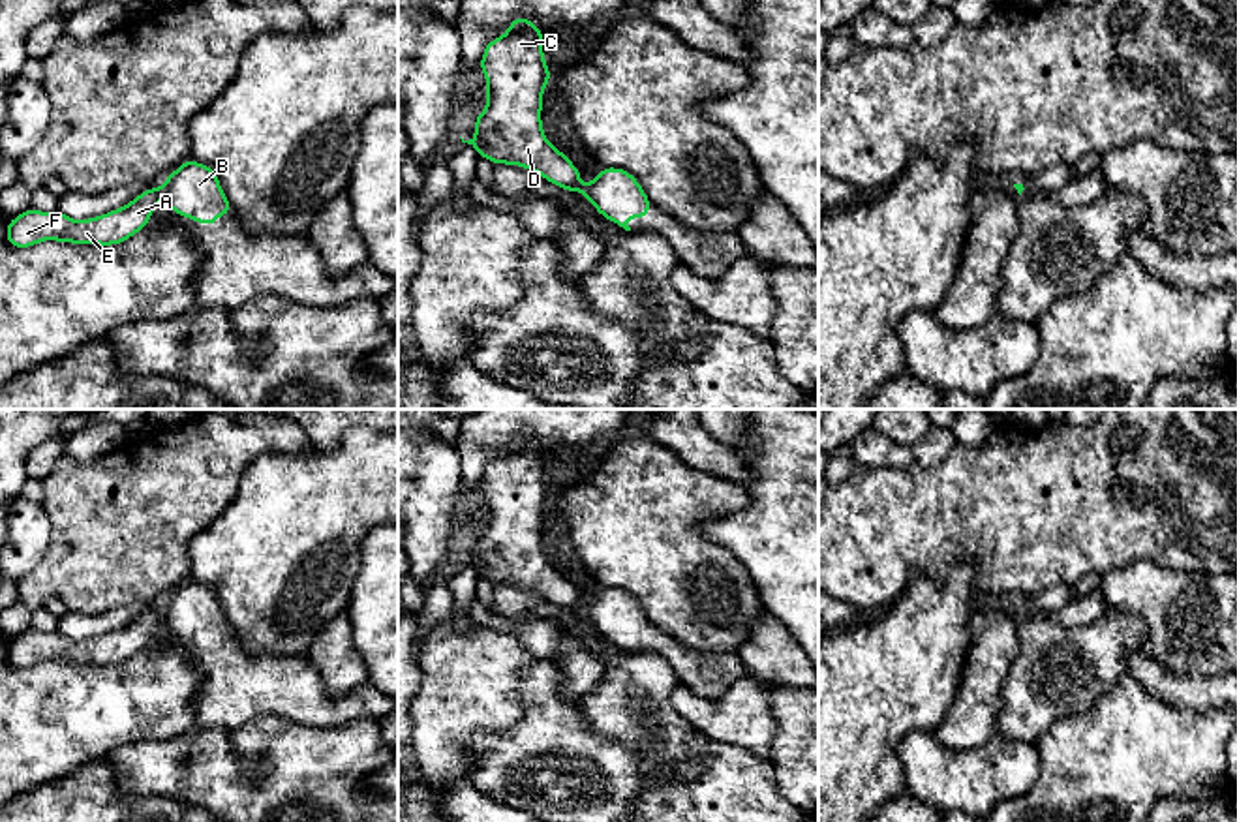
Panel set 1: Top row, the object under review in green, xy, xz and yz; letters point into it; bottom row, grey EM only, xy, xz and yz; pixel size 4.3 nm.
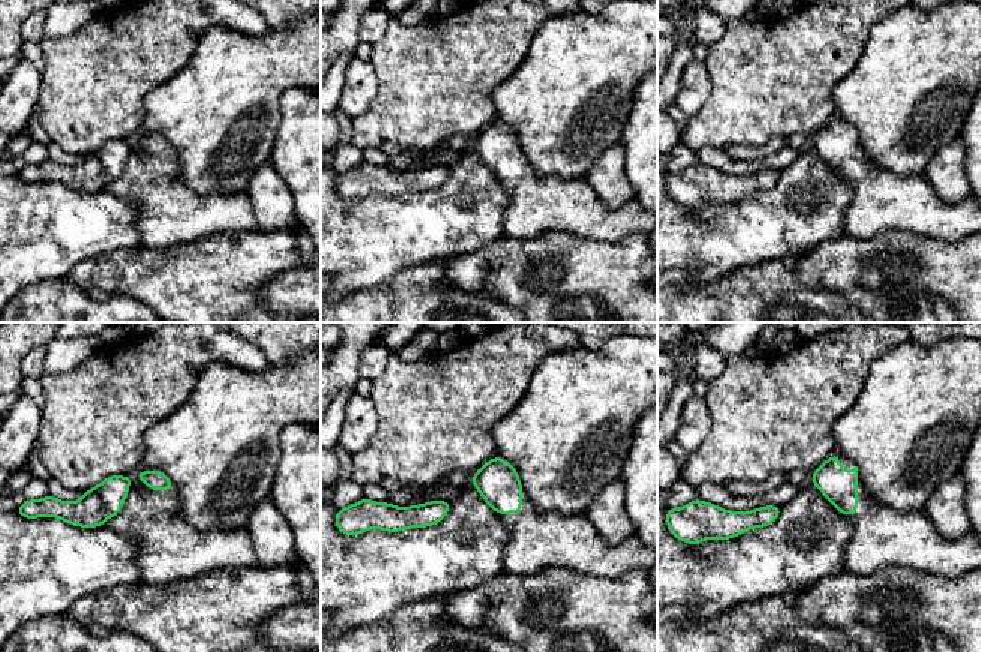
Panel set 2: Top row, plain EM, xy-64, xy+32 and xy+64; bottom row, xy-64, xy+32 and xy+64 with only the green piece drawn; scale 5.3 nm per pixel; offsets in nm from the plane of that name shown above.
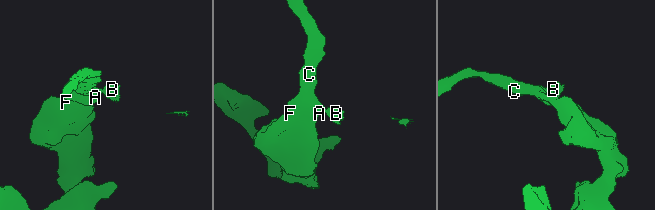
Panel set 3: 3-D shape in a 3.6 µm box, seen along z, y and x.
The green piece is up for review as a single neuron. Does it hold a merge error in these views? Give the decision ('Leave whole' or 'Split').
Split

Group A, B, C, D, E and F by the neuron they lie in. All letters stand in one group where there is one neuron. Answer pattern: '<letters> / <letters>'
A C D E F / B

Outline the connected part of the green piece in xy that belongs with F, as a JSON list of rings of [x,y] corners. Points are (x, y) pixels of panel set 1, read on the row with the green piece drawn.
[[[150,188],[126,206],[81,221],[58,210],[41,212],[30,206],[6,225],[6,238],[13,248],[32,248],[45,240],[98,246],[122,244],[146,227],[160,197],[161,188]]]

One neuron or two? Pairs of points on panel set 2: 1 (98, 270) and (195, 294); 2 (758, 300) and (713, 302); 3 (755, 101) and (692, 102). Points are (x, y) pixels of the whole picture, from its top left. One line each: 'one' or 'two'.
1: one
2: one
3: two

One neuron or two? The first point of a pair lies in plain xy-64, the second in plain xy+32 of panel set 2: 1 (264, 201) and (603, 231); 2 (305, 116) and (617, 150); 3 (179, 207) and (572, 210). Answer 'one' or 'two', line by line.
1: two
2: two
3: one

